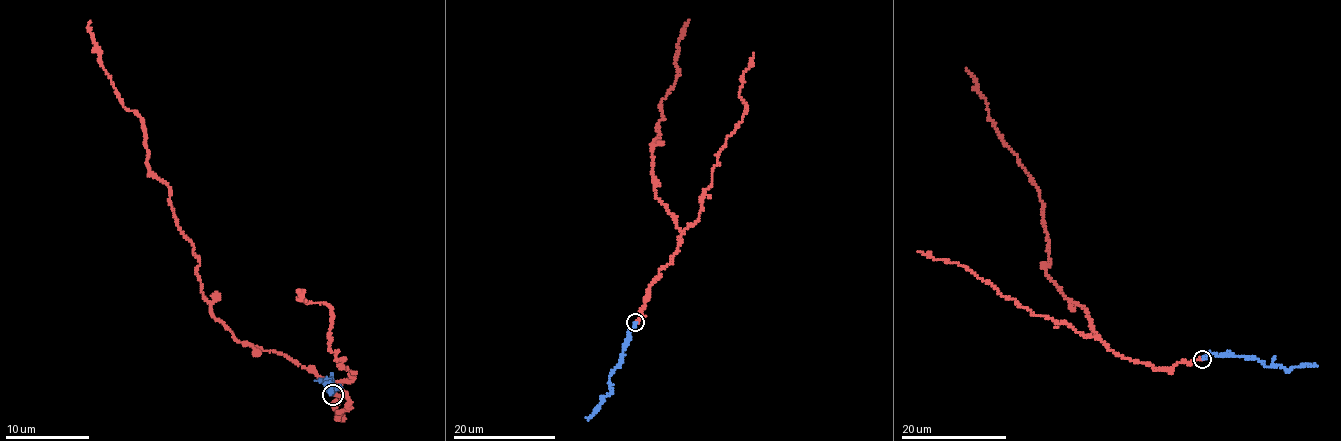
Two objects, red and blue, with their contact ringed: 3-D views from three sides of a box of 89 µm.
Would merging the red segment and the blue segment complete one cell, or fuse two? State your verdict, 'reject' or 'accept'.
accept

